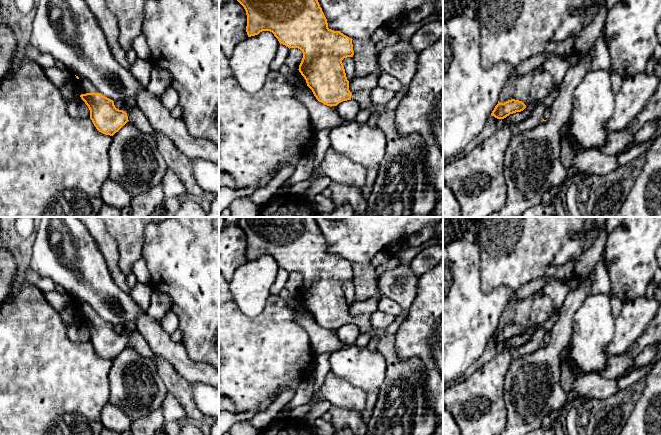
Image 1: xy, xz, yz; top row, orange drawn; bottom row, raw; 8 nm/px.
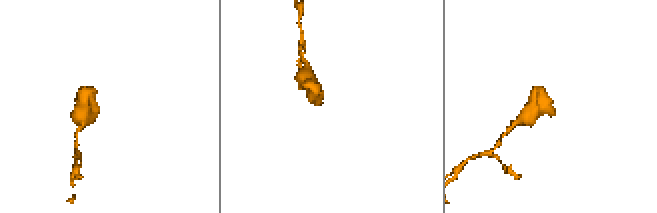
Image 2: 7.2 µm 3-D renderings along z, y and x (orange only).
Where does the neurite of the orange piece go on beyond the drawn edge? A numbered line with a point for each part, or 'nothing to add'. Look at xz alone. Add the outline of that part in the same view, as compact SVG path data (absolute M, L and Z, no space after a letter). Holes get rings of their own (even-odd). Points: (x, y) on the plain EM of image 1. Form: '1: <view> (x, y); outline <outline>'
1: xz (402, 408); outline M362 314L352 317L351 324L356 325L360 333L368 333L372 339L377 338L377 350L386 362L385 381L377 389L378 399L372 415L367 421L366 435L432 435L437 426L438 418L428 406L427 388L423 362L419 358L400 360L395 349L395 335L386 332L386 329L376 329L370 324L370 314Z

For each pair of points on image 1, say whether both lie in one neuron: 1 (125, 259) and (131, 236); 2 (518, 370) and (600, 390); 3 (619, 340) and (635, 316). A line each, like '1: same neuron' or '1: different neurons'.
1: same neuron
2: different neurons
3: same neuron

